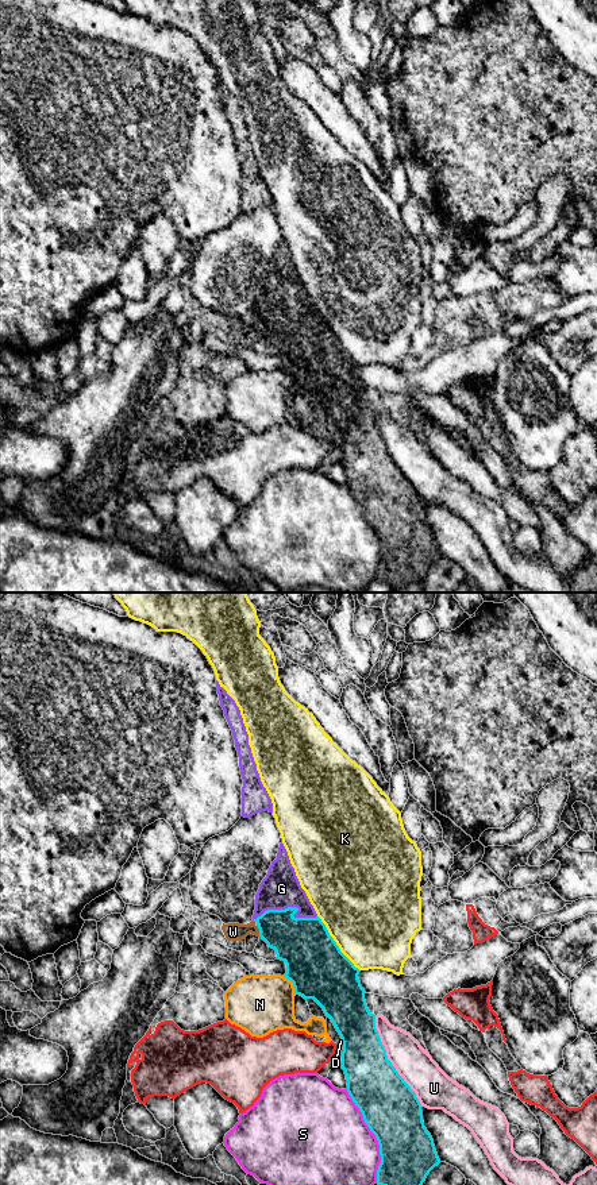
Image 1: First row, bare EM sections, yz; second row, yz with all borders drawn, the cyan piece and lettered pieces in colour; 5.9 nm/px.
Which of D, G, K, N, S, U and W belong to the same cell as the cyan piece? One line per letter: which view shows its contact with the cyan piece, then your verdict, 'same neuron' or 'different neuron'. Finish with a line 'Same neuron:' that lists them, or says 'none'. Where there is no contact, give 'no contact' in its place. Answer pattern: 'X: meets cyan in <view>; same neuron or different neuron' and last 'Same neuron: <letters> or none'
D: meets cyan in yz; different neuron
G: meets cyan in yz; same neuron
K: meets cyan in yz; different neuron
N: meets cyan in yz; different neuron
S: meets cyan in yz; different neuron
U: meets cyan in yz; different neuron
W: meets cyan in yz; different neuron
Same neuron: G

